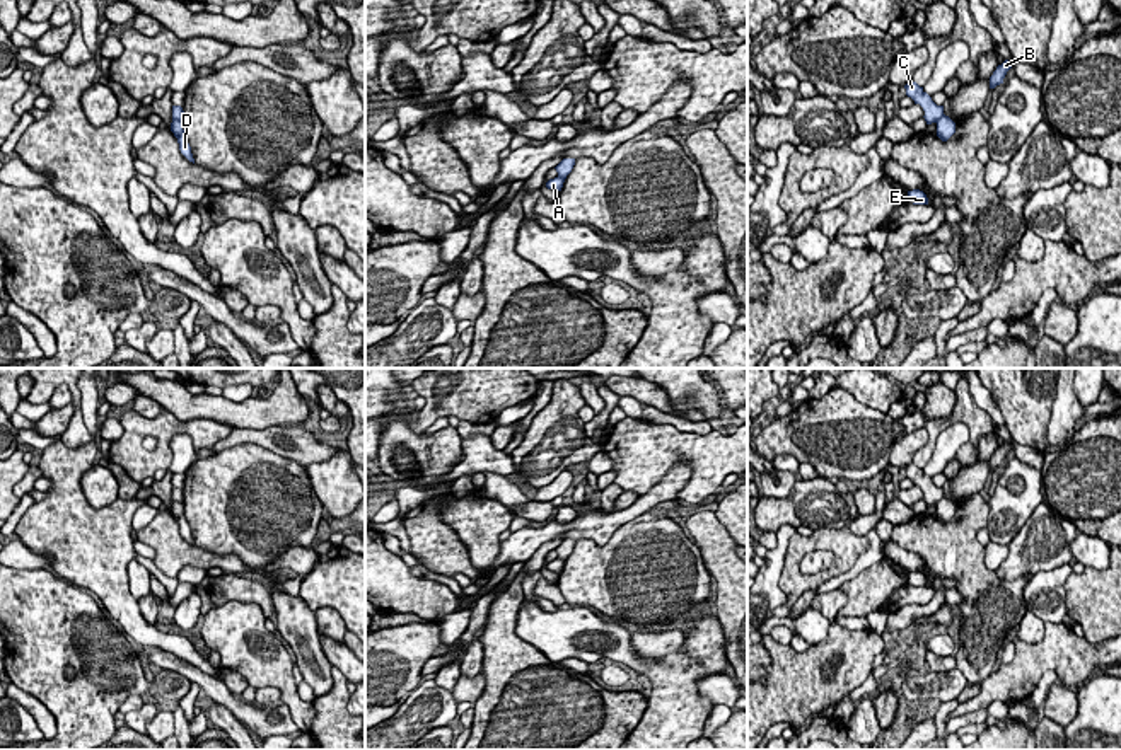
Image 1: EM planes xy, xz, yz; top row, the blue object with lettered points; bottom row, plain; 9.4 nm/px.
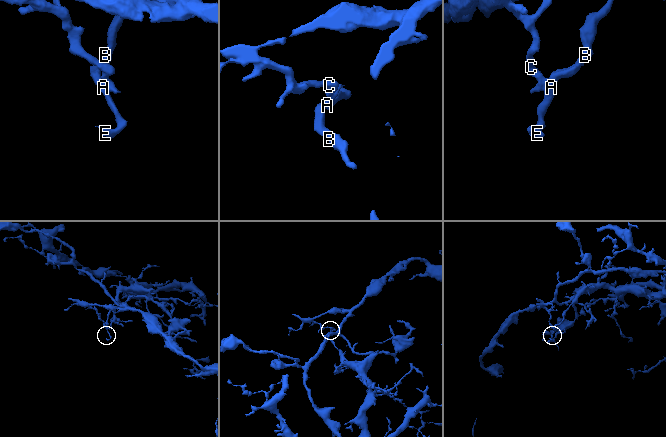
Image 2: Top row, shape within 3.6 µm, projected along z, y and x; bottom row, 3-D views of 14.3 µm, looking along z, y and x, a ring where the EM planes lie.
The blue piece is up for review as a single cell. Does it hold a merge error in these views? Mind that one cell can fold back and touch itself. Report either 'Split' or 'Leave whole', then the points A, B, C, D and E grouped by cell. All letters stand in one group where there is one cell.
Split. Groups: A B D E / C

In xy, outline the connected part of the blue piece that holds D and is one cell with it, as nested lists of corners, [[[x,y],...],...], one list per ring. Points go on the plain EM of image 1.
[[[172,499],[171,513],[172,513],[174,518],[177,520],[181,535],[183,535],[189,544],[195,545],[195,540],[193,540],[193,535],[191,535],[191,528],[189,528],[186,518],[184,518],[183,503]]]

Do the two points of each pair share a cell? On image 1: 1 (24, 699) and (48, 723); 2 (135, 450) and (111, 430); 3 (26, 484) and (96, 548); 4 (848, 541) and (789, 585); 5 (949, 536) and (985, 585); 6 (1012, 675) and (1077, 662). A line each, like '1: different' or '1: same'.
1: same
2: different
3: different
4: same
5: same
6: same

